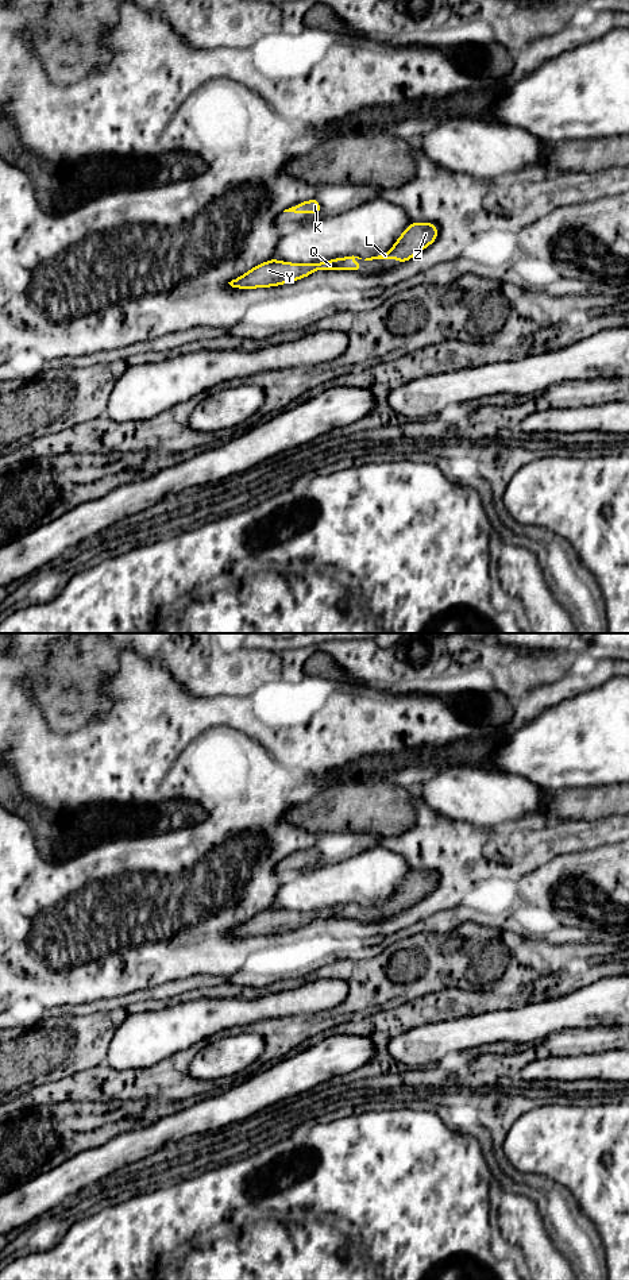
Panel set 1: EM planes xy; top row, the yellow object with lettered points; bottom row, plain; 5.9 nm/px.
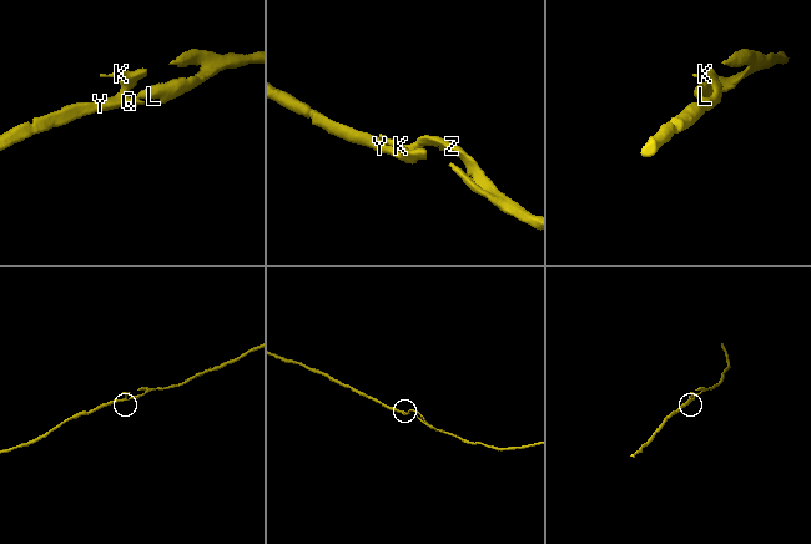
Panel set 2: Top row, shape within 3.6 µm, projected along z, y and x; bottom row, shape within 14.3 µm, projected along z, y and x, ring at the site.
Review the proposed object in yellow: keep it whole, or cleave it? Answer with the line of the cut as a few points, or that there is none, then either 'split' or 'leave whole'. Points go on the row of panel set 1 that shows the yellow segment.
no cut | leave whole

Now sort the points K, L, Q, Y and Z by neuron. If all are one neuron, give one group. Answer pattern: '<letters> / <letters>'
K L Q Y Z

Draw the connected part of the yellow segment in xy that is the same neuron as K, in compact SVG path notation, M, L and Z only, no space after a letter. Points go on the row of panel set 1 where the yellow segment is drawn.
M312 198L304 203L300 203L283 212L294 212L294 213L314 213L319 215L321 212L321 205L317 198Z

